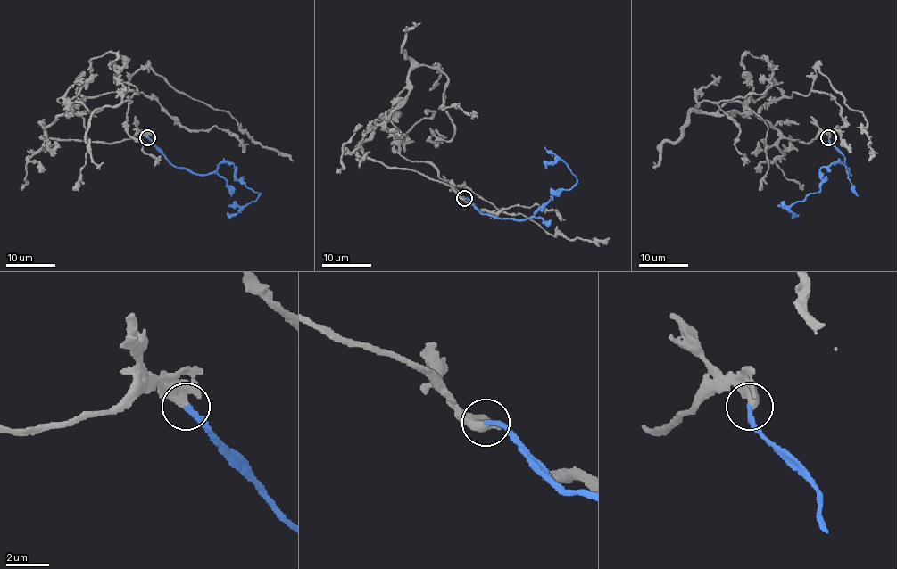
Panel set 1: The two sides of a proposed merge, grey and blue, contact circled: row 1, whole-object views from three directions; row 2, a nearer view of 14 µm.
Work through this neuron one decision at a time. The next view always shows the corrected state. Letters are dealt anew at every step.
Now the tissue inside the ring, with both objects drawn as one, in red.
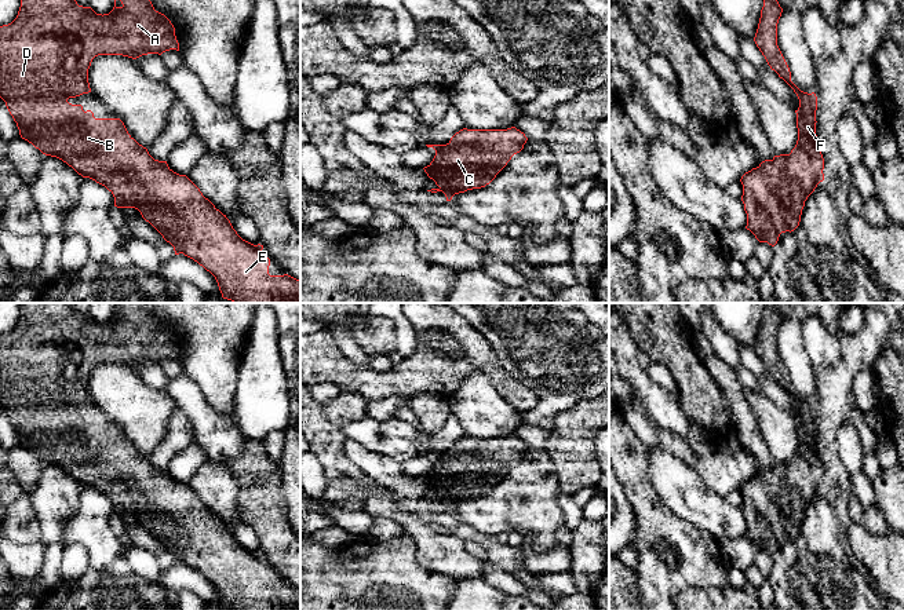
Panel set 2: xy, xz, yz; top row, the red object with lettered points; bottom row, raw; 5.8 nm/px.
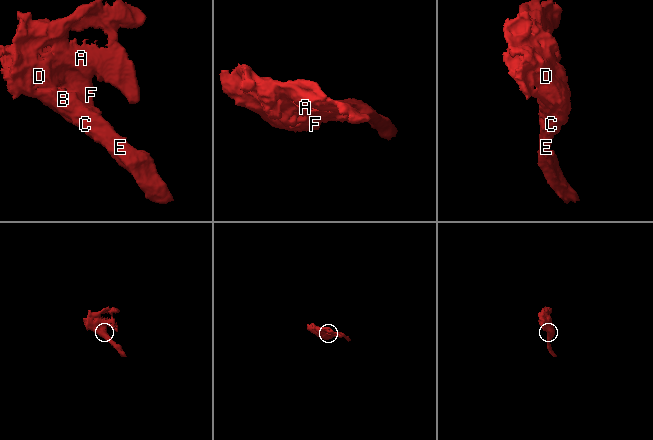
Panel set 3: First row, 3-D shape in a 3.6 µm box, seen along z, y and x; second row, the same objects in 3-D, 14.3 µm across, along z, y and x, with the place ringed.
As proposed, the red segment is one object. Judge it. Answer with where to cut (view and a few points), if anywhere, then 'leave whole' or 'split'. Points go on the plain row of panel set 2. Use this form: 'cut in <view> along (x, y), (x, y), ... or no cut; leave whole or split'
no cut; leave whole

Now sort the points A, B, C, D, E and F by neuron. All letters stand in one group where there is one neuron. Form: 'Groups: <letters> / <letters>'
Groups: A B C D E F

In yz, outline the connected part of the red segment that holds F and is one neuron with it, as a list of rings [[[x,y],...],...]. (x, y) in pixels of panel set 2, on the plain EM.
[[[763,303],[763,315],[754,350],[768,373],[797,402],[798,449],[790,463],[774,464],[746,481],[741,509],[747,534],[759,551],[774,555],[781,541],[794,540],[801,530],[805,509],[824,489],[824,467],[816,443],[817,405],[801,399],[791,390],[790,376],[777,354],[777,332],[781,325],[776,303]]]

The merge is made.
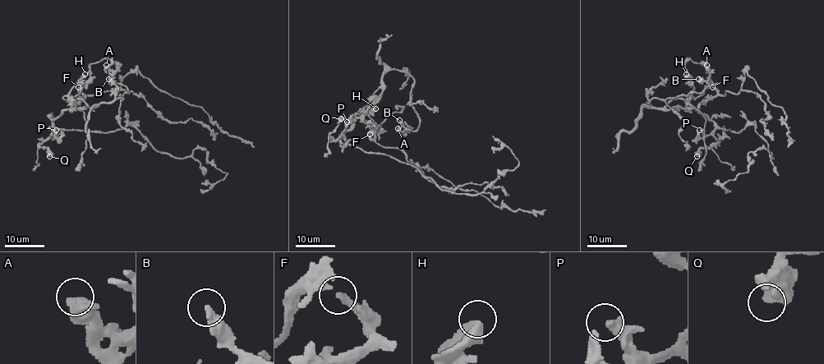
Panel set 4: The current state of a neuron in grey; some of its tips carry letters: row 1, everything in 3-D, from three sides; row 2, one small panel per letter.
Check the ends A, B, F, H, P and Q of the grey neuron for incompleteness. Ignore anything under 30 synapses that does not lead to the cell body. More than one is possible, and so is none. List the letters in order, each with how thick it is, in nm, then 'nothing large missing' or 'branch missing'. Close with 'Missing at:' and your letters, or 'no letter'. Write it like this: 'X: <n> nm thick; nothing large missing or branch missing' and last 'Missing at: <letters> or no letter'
A: 700 nm thick; branch missing
B: 550 nm thick; nothing large missing
F: 220 nm thick; nothing large missing
H: 600 nm thick; nothing large missing
P: 340 nm thick; nothing large missing
Q: 480 nm thick; nothing large missing
Missing at: A

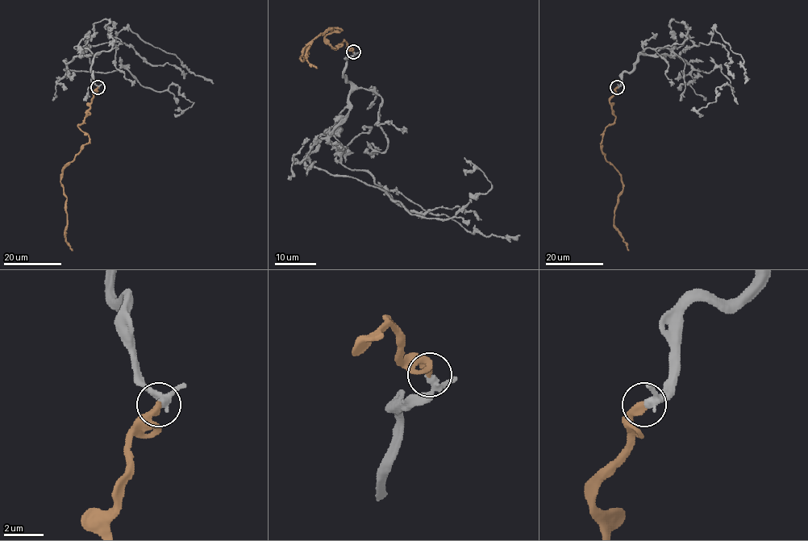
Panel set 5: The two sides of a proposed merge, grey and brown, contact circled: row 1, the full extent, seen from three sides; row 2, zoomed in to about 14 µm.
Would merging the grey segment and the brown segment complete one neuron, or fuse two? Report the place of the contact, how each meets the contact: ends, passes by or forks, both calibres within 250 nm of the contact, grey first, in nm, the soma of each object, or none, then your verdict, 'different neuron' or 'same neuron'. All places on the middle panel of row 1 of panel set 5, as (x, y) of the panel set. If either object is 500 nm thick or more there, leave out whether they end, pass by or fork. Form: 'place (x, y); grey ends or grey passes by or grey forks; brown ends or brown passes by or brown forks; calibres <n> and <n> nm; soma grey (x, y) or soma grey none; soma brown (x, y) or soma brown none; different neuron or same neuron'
place (353, 52); grey passes by; brown ends; calibres 320 and 400 nm; soma grey none; soma brown none; same neuron

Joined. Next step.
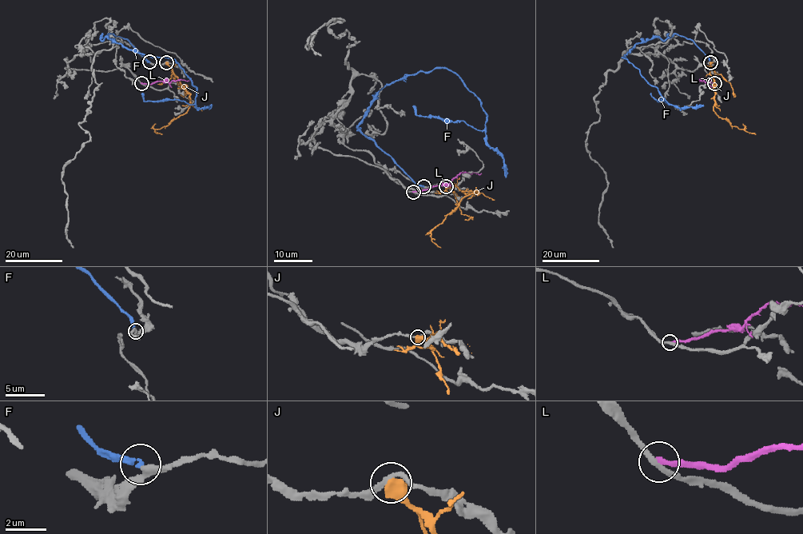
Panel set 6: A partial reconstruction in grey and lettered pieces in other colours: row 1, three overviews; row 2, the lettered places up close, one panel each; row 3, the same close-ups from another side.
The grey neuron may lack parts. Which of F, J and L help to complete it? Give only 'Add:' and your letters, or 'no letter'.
Add: no letter

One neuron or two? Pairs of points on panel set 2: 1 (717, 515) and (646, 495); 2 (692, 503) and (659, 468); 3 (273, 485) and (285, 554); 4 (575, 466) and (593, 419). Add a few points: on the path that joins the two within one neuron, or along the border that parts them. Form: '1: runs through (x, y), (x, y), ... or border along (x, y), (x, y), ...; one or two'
1: border along (646, 470), (658, 496), (685, 521); two
2: runs through (685, 493), (669, 475); one
3: runs through (273, 501), (273, 530), (276, 537); one
4: runs through (575, 455), (575, 437), (582, 430); one

